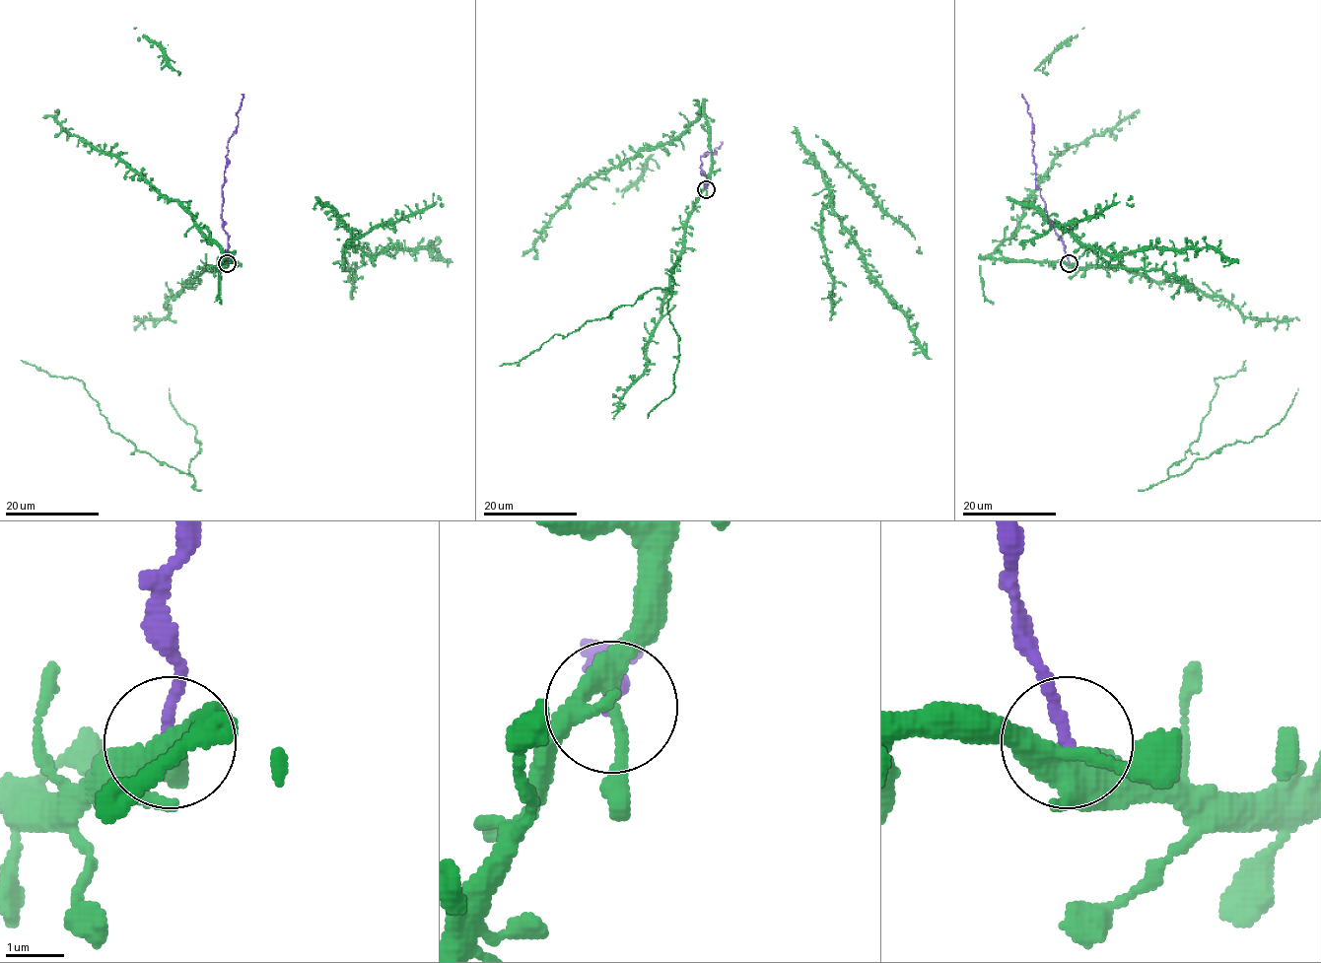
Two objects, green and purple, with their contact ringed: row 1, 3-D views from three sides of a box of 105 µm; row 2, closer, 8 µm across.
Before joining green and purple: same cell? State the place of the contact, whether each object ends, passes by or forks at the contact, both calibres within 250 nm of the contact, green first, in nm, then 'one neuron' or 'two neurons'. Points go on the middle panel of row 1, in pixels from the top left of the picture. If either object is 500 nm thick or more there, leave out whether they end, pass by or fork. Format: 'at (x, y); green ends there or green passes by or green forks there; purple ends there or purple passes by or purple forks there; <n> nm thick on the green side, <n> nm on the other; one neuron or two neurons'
at (706, 189); green forks there; purple ends there; 300 nm thick on the green side, 180 nm on the other; two neurons

